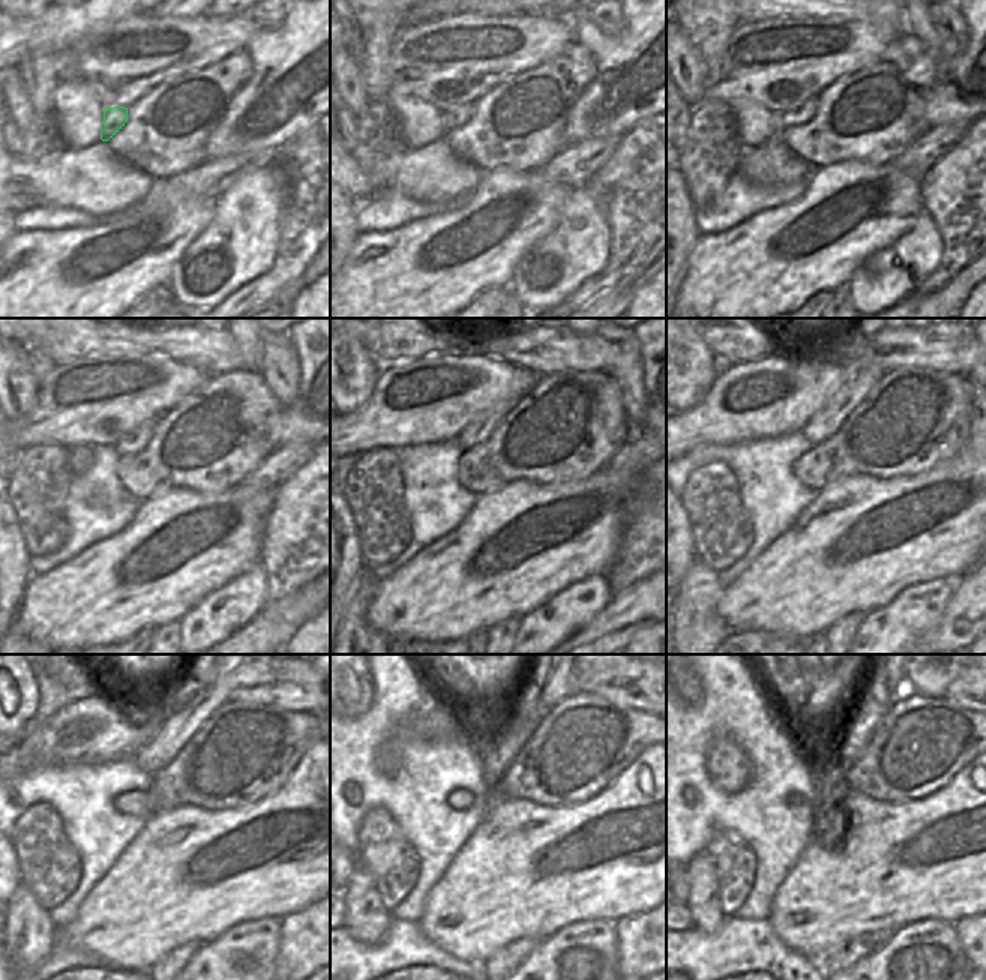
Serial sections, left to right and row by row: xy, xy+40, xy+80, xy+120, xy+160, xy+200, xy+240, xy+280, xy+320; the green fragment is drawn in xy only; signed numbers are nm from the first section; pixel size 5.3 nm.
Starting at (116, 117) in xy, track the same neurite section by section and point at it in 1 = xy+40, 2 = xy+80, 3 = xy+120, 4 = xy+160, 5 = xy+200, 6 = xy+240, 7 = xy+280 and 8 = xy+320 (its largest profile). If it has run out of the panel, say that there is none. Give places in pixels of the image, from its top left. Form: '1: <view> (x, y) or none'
1: xy+40 (455, 117)
2: xy+80 (802, 113)
3: xy+120 (134, 441)
4: xy+160 (479, 431)
5: xy+200 (829, 420)
6: xy+240 (177, 721)
7: xy+280 (497, 755)
8: xy+320 (892, 685)

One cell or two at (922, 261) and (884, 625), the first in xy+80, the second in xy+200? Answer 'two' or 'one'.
one

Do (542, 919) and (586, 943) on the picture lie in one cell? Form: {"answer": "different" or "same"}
{"answer": "different"}

